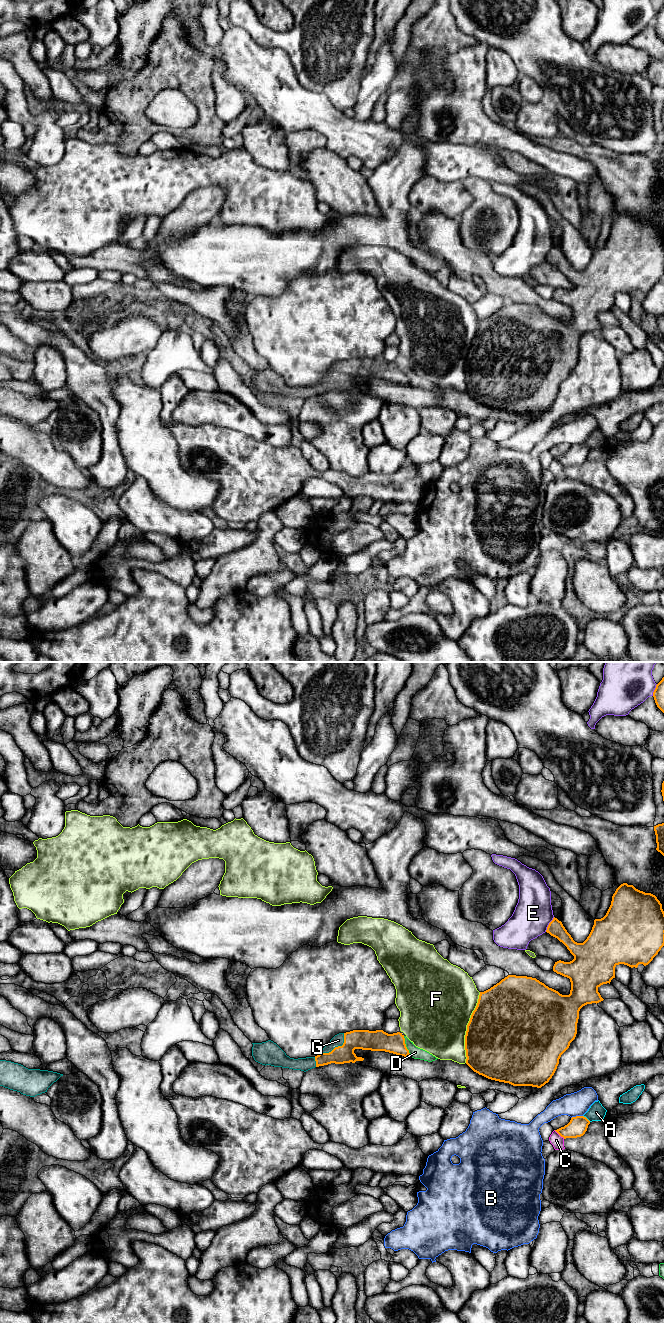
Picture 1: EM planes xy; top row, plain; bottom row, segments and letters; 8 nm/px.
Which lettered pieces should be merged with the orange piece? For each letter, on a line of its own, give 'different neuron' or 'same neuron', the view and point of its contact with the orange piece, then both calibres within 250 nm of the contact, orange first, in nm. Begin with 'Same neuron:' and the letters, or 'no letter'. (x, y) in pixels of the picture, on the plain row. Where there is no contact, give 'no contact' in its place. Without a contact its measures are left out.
Same neuron: G
A: different neuron | xy (586, 446) | 150/140 nm
B: different neuron | xy (576, 444) | 150/190 nm
C: different neuron | xy (559, 462) | 150/100 nm
D: different neuron | xy (405, 374) | 170/90 nm
E: different neuron | xy (549, 252) | 130/300 nm
F: different neuron | xy (467, 355) | 500/480 nm
G: same neuron | xy (338, 374) | 160/90 nm

